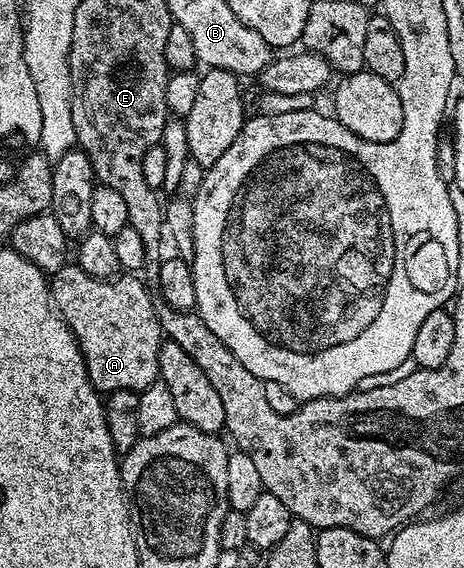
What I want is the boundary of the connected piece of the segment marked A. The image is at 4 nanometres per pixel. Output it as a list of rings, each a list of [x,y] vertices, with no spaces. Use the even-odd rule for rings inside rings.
[[[70,261],[67,262],[65,267],[53,272],[52,278],[49,280],[49,285],[50,297],[54,301],[54,309],[62,316],[62,320],[70,326],[70,332],[73,333],[74,339],[77,341],[78,347],[82,351],[82,356],[86,362],[86,368],[88,369],[90,384],[94,387],[95,391],[99,393],[109,393],[111,391],[119,391],[120,389],[128,389],[129,391],[140,392],[148,385],[159,382],[160,376],[158,373],[158,366],[160,365],[160,349],[164,342],[164,332],[158,320],[156,299],[150,296],[149,289],[138,280],[138,277],[130,273],[122,273],[112,279],[97,279],[88,273],[84,273],[84,269],[80,269],[77,262]]]

